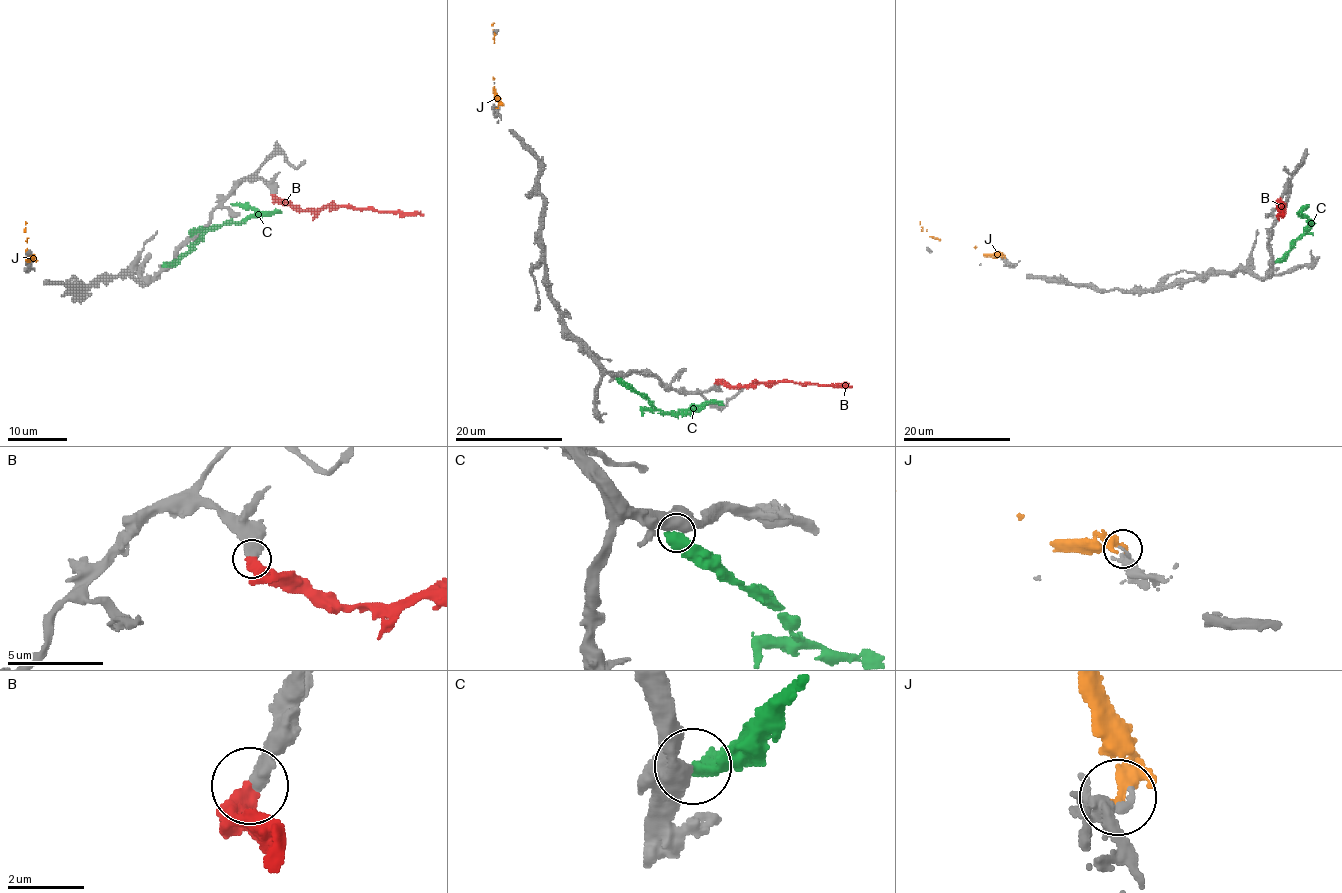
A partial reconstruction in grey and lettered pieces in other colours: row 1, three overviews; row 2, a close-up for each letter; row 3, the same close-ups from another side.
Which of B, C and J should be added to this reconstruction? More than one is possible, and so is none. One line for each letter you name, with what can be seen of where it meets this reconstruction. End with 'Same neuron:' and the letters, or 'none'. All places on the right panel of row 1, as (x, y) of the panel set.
B: (1280, 198)
Same neuron: B

